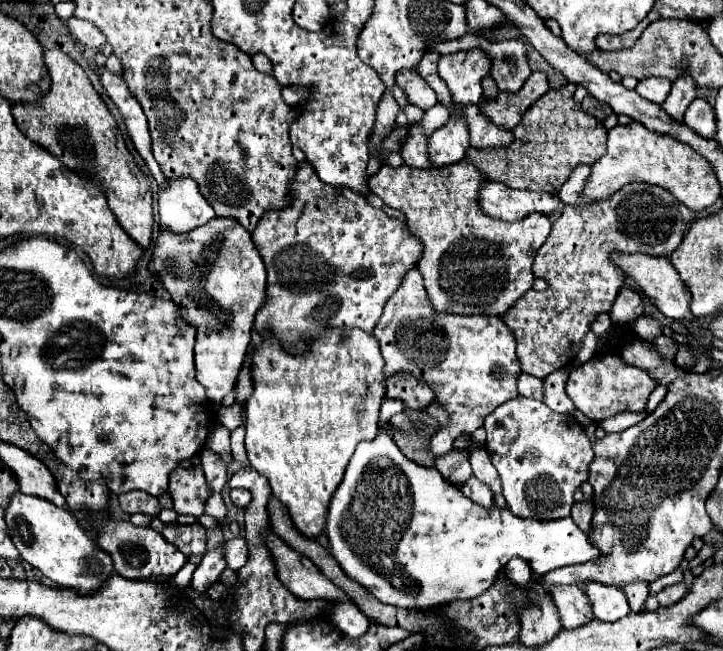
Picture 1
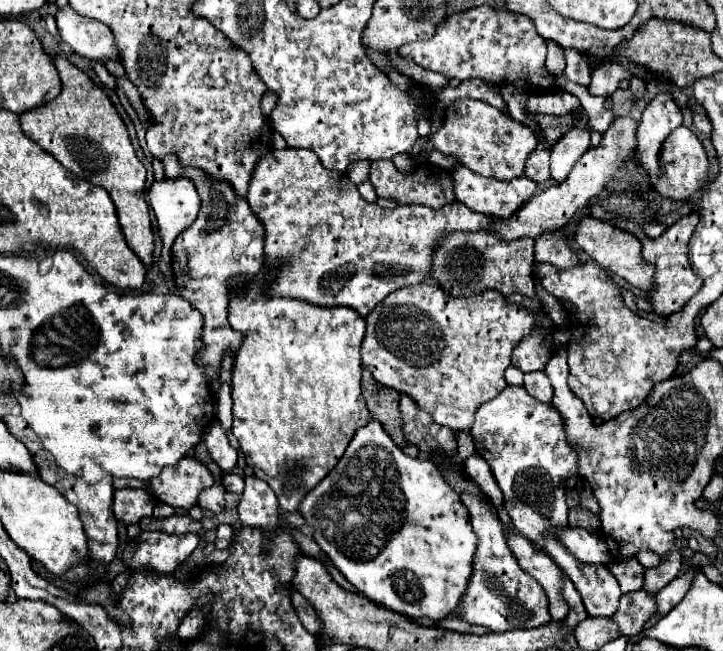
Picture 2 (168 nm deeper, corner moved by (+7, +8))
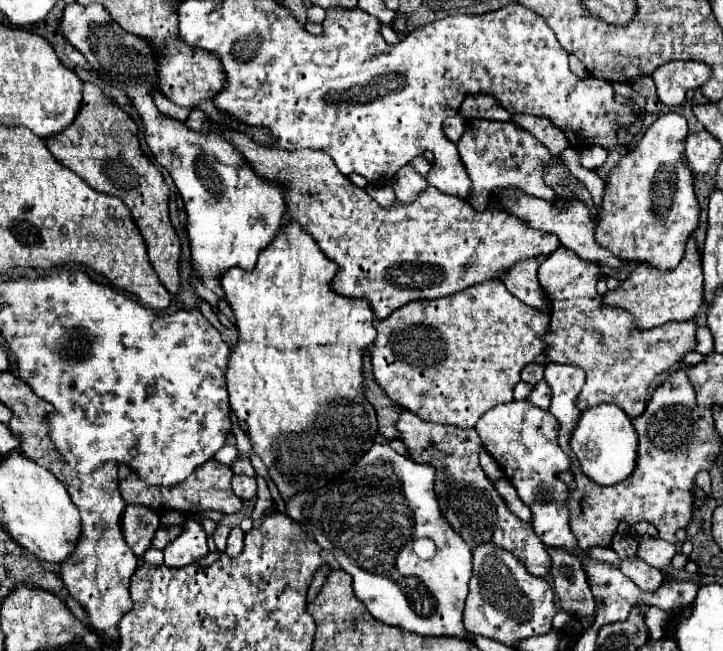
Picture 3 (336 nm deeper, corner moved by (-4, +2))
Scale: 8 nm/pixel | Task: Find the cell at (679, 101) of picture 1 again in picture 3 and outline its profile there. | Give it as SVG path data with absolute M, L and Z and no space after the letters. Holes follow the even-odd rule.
M661 114L643 134L641 142L633 152L621 158L621 162L611 170L603 196L603 210L597 216L597 242L609 248L615 256L623 260L649 262L655 268L675 268L683 258L685 242L695 232L699 224L699 204L693 194L693 176L685 160L685 138L687 120L677 114Z

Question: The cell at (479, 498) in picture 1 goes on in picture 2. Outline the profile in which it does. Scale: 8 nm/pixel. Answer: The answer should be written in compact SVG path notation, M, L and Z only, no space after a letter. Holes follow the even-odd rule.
M462 494L460 496L464 506L468 508L470 514L470 524L472 530L478 536L478 548L476 556L472 560L472 576L466 584L466 592L456 606L454 614L460 620L472 622L472 624L482 624L488 626L494 632L506 632L506 630L530 630L530 628L540 628L552 620L548 612L548 598L544 588L528 576L512 556L512 550L506 544L504 538L504 528L500 520L496 518L492 506L482 500L480 496L474 494Z

